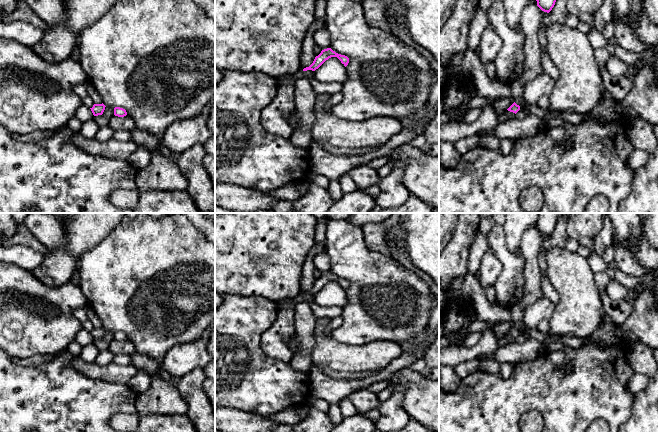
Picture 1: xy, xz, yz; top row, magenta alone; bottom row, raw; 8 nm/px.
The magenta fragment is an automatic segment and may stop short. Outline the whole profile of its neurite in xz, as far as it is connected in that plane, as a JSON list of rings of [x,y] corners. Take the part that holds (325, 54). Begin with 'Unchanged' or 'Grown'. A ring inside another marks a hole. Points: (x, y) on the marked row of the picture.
Unchanged. [[[327,48],[321,51],[321,53],[315,57],[313,63],[303,69],[303,71],[312,70],[315,71],[318,69],[326,60],[331,57],[337,57],[341,63],[346,67],[349,63],[349,58],[345,55],[341,55],[333,51],[331,48]]]

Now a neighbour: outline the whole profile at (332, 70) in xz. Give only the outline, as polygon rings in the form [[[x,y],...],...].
[[[331,57],[315,70],[314,76],[320,82],[343,84],[347,79],[346,67],[337,57]]]

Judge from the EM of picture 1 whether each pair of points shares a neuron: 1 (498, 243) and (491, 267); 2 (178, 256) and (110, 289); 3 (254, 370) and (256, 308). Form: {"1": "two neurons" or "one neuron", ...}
{"1": "two neurons", "2": "one neuron", "3": "one neuron"}

